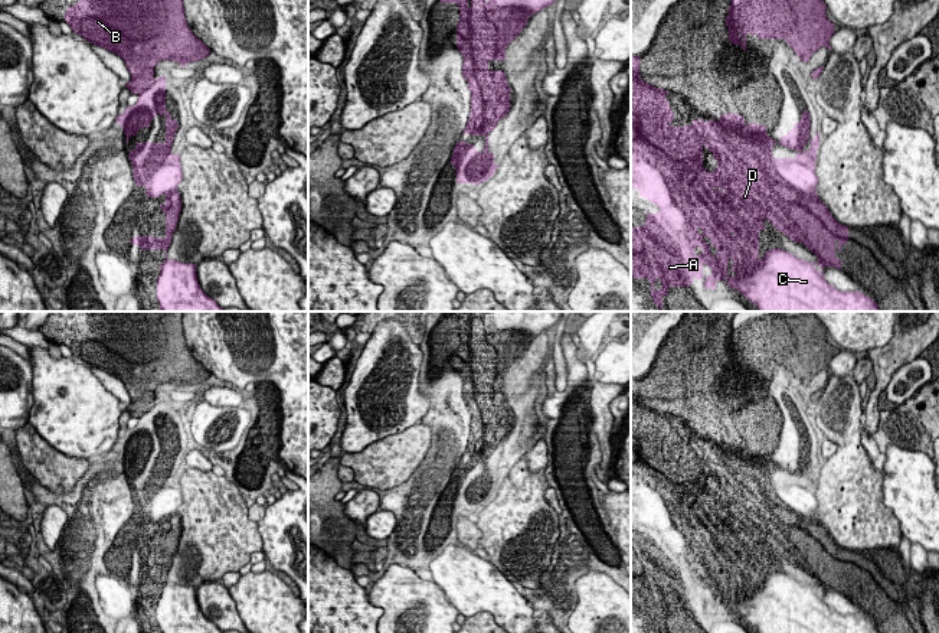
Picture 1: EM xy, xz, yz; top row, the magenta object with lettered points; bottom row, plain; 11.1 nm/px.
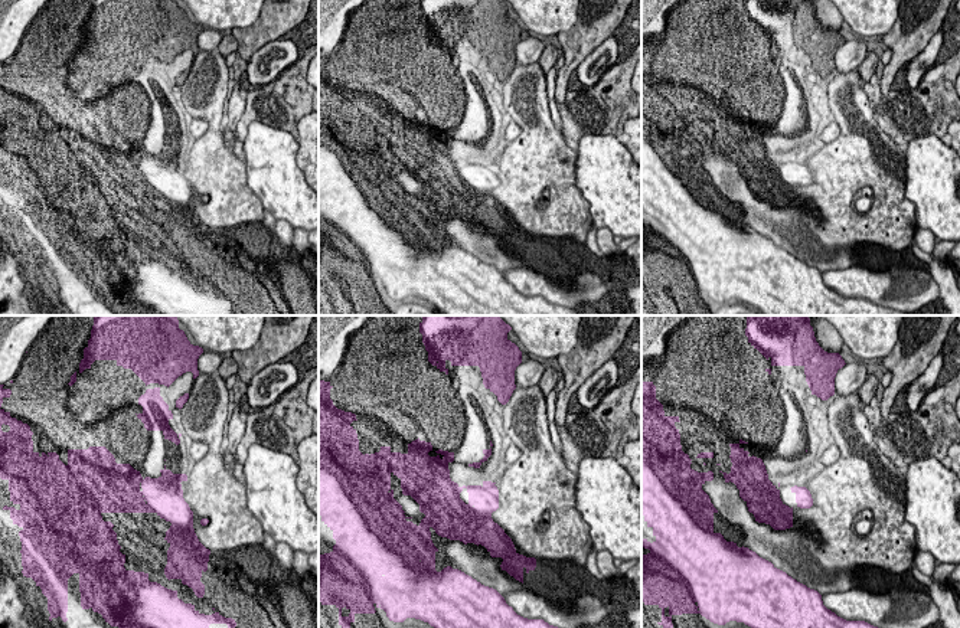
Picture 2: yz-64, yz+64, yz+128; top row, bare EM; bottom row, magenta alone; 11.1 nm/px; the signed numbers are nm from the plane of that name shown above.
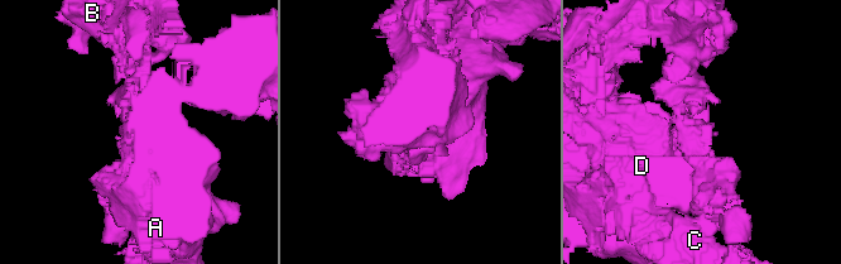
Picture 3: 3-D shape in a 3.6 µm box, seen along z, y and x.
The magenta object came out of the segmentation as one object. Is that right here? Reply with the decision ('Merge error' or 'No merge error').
Merge error

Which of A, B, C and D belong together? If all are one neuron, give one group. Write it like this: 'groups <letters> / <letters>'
groups A C D / B

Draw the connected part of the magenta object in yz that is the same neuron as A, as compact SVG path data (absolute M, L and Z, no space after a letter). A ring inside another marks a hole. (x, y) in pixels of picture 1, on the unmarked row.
M631 379L631 509L642 521L655 526L660 534L647 536L642 549L631 551L631 598L651 606L651 621L662 633L662 620L670 610L690 610L697 603L706 603L706 611L716 613L717 604L724 604L739 613L759 633L879 633L879 627L861 614L840 614L830 608L812 588L781 571L768 572L759 581L759 555L768 542L791 564L801 557L802 544L814 534L775 492L772 470L776 464L766 457L766 448L745 447L743 438L732 434L720 438L719 444L693 443L691 448L671 448L674 435L665 421L668 414L655 411L639 401L641 379ZM703 472L713 476L717 490L707 495L703 490Z

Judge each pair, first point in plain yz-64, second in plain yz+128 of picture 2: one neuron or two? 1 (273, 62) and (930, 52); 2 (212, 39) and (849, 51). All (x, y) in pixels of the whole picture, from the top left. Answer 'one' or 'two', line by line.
1: one
2: one

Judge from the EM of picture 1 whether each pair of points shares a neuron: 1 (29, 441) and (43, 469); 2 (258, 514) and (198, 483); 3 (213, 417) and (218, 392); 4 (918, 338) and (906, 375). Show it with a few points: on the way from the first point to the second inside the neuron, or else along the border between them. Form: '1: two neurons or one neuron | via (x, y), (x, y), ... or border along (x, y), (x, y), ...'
1: one neuron | via (32, 449), (43, 462)
2: two neurons | border along (248, 518), (257, 522)
3: two neurons | border along (203, 398), (213, 405), (236, 407)
4: two neurons | border along (918, 356), (905, 362), (886, 385)

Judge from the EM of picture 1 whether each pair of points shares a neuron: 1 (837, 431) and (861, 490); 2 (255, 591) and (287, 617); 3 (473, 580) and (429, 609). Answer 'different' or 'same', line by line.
1: same
2: same
3: different

